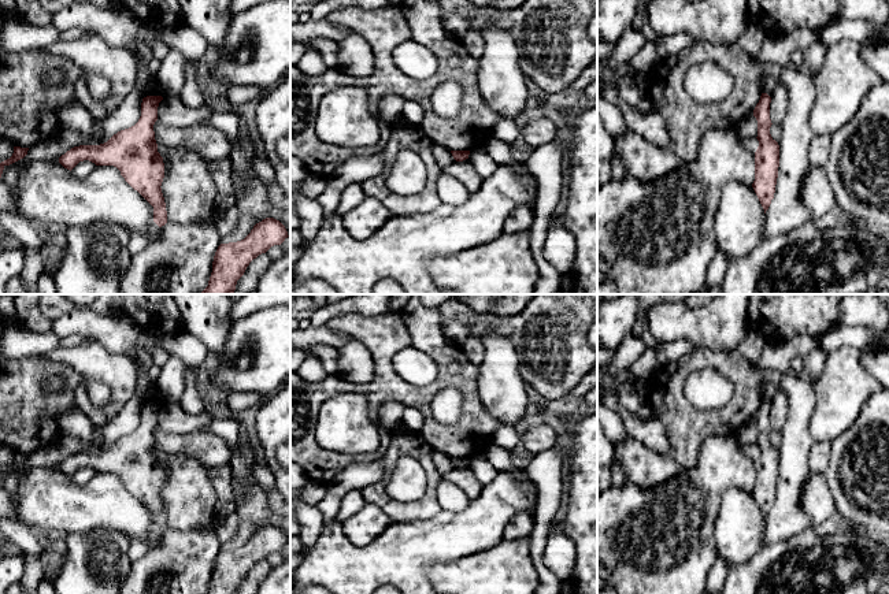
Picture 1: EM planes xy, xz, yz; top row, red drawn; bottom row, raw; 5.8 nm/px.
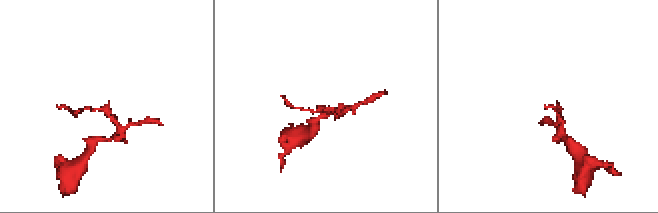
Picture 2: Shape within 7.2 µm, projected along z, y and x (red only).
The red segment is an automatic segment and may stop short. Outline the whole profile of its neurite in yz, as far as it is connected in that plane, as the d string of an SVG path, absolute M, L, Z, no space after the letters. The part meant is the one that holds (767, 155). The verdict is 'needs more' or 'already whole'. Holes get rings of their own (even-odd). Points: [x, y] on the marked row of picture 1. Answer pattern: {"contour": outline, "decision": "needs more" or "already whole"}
{"contour": "M762 93L759 103L753 109L753 116L757 120L757 141L759 146L755 152L755 181L752 188L764 209L768 209L774 198L775 185L779 167L779 145L771 137L770 127L770 103L771 97Z", "decision": "already whole"}

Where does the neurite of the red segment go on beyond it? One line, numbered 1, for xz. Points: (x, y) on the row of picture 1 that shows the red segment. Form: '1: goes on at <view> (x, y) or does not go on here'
1: does not go on here

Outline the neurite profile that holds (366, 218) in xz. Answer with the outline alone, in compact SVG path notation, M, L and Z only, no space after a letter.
M366 197L358 207L342 216L345 230L355 238L370 237L392 212L377 198Z

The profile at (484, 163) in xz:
M470 151L468 159L482 178L490 177L499 167L488 152Z

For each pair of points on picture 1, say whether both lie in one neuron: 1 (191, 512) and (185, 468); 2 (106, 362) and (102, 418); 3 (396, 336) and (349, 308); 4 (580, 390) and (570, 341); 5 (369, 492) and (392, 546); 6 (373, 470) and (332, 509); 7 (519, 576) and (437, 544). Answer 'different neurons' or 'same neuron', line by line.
1: same neuron
2: same neuron
3: different neurons
4: different neurons
5: different neurons
6: same neuron
7: different neurons

